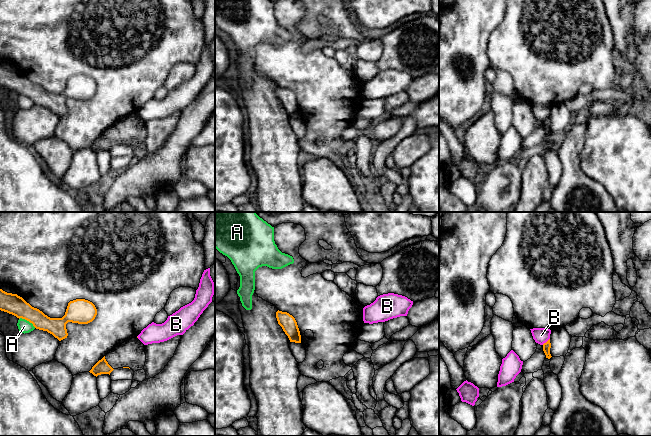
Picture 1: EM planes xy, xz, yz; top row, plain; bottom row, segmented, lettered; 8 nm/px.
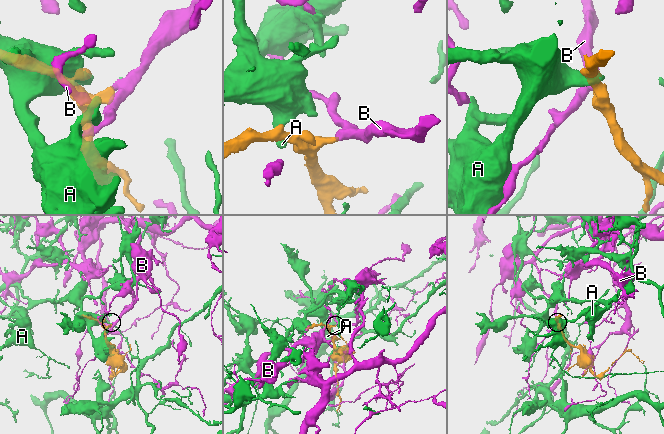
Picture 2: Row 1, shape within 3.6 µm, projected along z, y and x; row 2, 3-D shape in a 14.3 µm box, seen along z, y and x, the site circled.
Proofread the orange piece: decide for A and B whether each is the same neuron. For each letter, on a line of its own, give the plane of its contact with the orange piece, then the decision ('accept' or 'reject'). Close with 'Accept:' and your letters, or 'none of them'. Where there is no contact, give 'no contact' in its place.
A: xy | reject
B: yz | reject
Accept: none of them

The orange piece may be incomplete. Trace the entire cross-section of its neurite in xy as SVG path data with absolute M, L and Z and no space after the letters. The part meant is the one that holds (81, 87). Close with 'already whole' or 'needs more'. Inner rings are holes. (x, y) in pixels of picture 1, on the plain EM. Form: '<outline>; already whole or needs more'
M0 65L0 86L29 97L36 105L47 107L59 117L68 112L66 105L68 98L88 100L97 91L97 85L92 78L76 75L68 79L62 94L50 94L39 85L32 83L22 73L2 65Z; already whole

